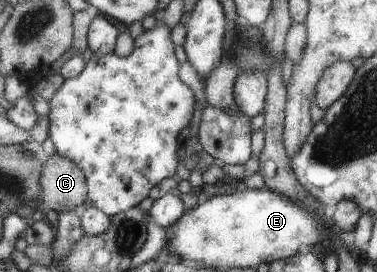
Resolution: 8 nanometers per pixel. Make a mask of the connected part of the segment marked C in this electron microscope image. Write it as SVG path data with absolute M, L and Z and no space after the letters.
M57 150L51 157L44 159L40 182L42 185L42 202L39 209L43 212L53 209L57 213L61 213L86 206L88 198L86 173L76 161L61 155Z

